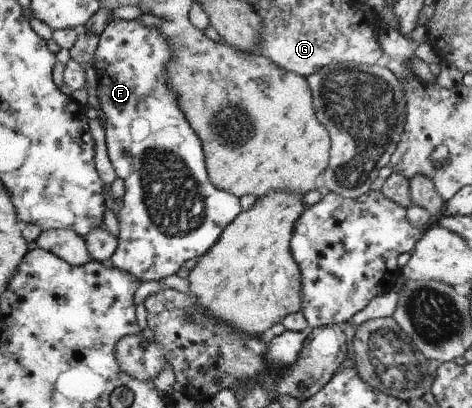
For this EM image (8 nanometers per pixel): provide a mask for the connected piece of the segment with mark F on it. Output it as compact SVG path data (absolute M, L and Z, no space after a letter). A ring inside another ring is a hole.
M112 19L99 36L99 43L95 51L93 64L97 76L97 96L99 104L103 112L103 127L105 141L107 144L107 153L115 168L117 178L122 178L125 182L125 194L122 199L122 209L120 210L119 235L117 236L117 249L111 256L109 263L120 270L129 272L134 278L141 282L149 280L160 280L164 277L176 275L178 269L191 258L204 256L206 252L221 238L221 234L238 216L241 214L240 199L228 191L223 191L213 184L208 173L208 165L204 162L204 146L202 146L201 138L196 131L189 125L188 119L185 117L184 111L180 107L178 95L169 87L169 62L173 61L173 46L169 39L165 37L156 27L146 27L138 19Z

